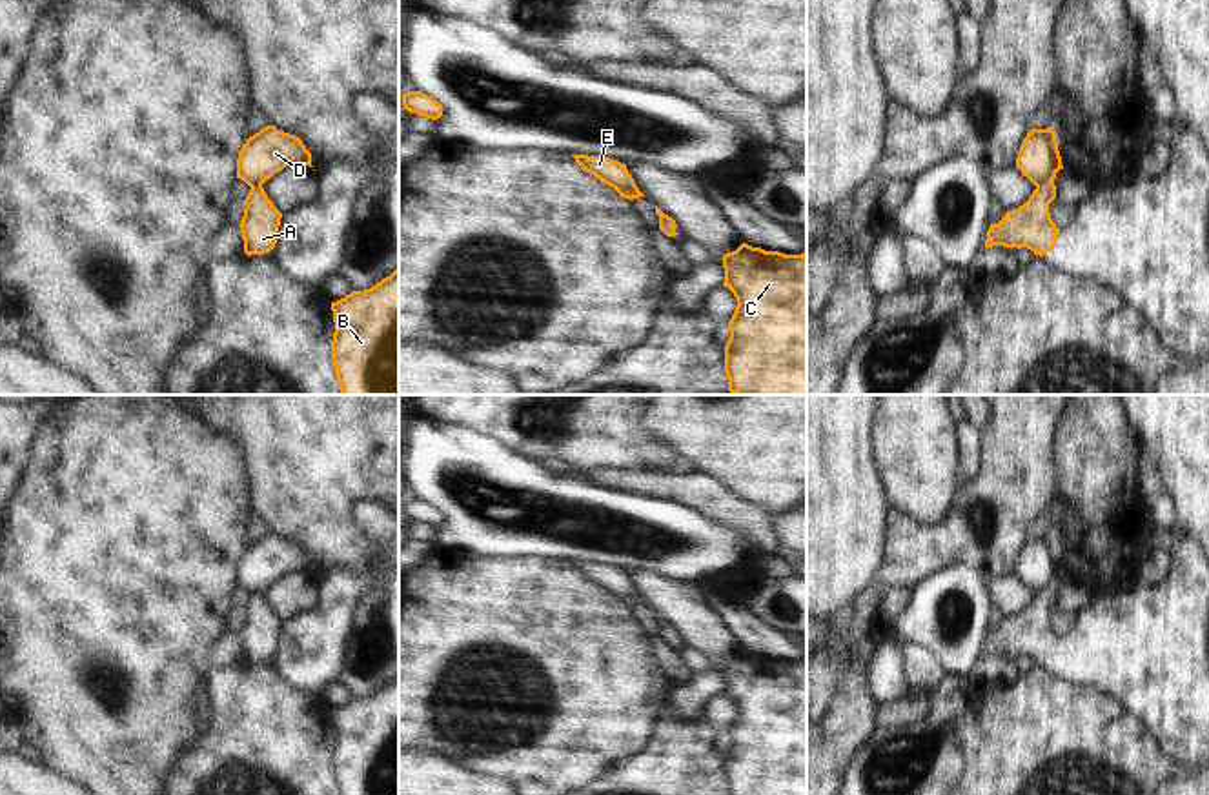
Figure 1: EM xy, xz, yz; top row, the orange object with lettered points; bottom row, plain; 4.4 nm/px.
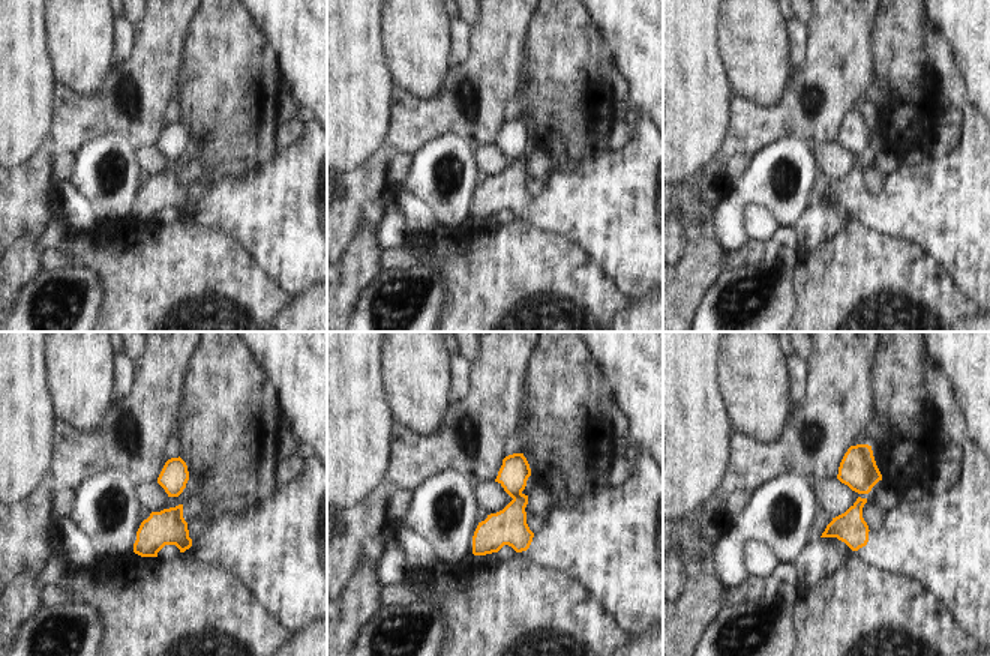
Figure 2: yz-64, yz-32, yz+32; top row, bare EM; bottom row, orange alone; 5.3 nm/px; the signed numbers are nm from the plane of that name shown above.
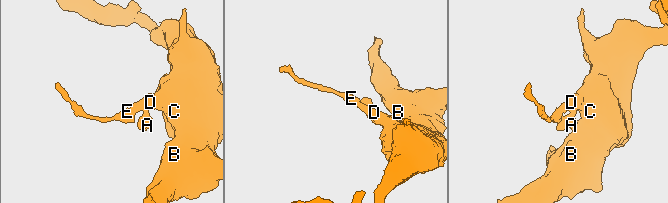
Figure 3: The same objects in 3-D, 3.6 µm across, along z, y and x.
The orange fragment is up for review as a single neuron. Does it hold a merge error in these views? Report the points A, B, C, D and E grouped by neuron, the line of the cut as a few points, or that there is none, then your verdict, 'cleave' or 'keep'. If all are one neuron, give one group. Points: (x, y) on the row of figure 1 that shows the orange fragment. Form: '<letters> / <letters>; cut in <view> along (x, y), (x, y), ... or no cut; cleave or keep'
A / B C D E; cut in yz along (1051, 179), (1036, 186); cleave

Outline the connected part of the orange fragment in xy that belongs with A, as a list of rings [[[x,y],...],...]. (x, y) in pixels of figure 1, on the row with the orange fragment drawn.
[[[262,186],[249,189],[244,206],[244,216],[239,224],[244,253],[248,257],[269,253],[277,244],[282,213],[268,198]]]

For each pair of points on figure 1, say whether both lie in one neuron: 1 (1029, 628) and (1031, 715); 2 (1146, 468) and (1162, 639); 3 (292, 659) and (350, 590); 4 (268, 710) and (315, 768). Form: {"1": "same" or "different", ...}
{"1": "different", "2": "same", "3": "same", "4": "same"}

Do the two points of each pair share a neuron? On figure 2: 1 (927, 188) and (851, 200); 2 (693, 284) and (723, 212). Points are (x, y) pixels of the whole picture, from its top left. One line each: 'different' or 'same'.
1: same
2: different

